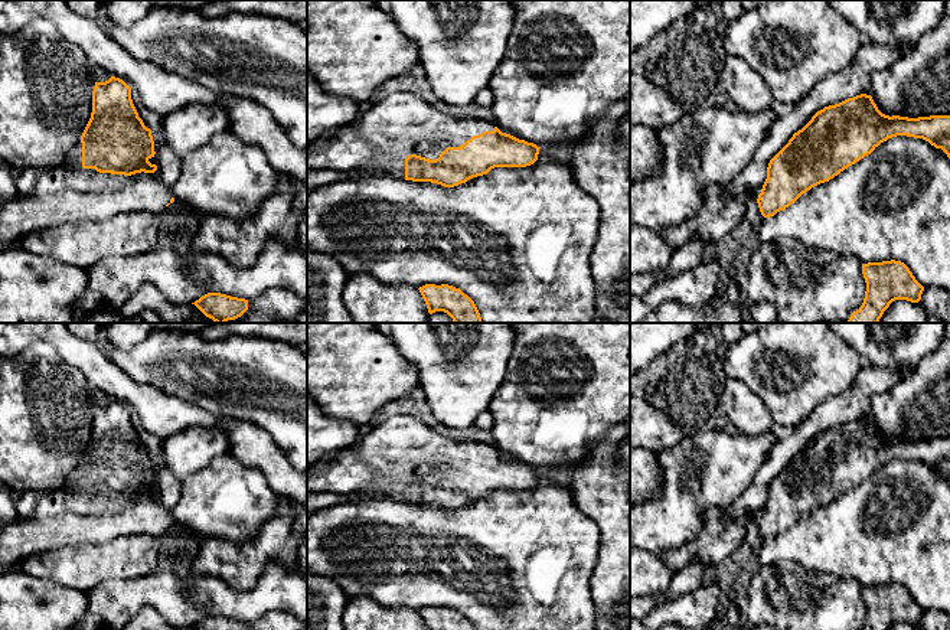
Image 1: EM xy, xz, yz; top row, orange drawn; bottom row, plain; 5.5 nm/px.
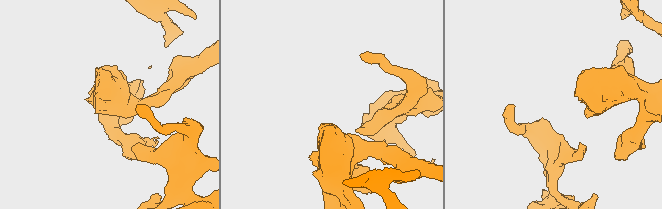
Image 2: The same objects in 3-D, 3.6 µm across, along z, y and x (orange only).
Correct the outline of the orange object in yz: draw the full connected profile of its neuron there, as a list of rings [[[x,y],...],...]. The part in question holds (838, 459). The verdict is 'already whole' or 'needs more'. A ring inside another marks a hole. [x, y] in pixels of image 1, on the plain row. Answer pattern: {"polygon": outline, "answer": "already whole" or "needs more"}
{"polygon": [[[861,417],[825,430],[770,483],[765,505],[753,516],[764,541],[774,539],[812,510],[829,505],[871,477],[881,466],[897,458],[923,461],[950,482],[950,438],[908,441],[882,437],[871,418]]], "answer": "needs more"}

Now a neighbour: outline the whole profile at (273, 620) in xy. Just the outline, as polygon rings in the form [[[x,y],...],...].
[[[281,610],[265,613],[258,620],[248,624],[248,630],[306,630],[307,623]]]

